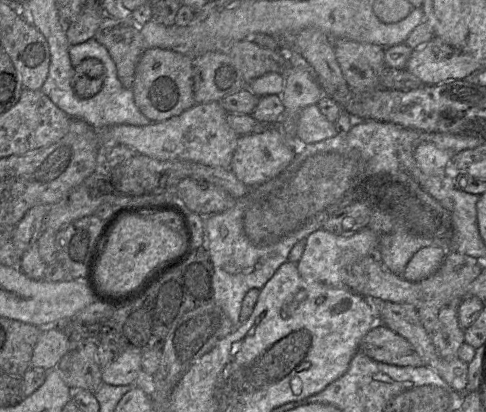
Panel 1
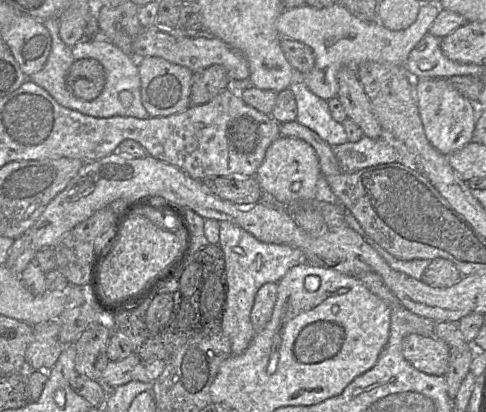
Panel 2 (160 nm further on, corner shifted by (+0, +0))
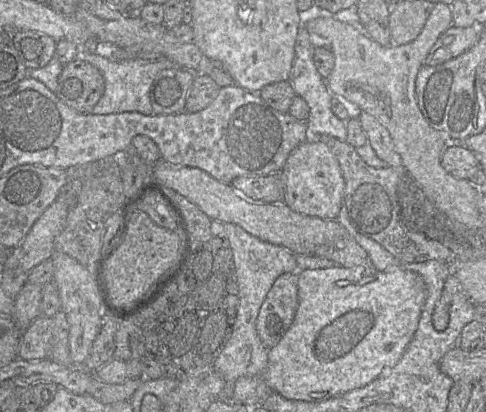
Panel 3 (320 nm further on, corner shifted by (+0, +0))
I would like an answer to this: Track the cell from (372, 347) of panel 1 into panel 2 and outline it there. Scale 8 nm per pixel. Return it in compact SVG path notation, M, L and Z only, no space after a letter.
M409 334L402 340L404 358L417 370L429 375L443 376L449 362L449 347L432 336Z

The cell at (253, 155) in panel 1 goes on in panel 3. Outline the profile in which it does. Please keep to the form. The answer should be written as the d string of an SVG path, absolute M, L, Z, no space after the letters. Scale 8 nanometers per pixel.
M308 140L300 144L289 154L281 174L285 184L283 202L288 207L324 220L337 219L343 203L345 181L339 162L327 145Z

